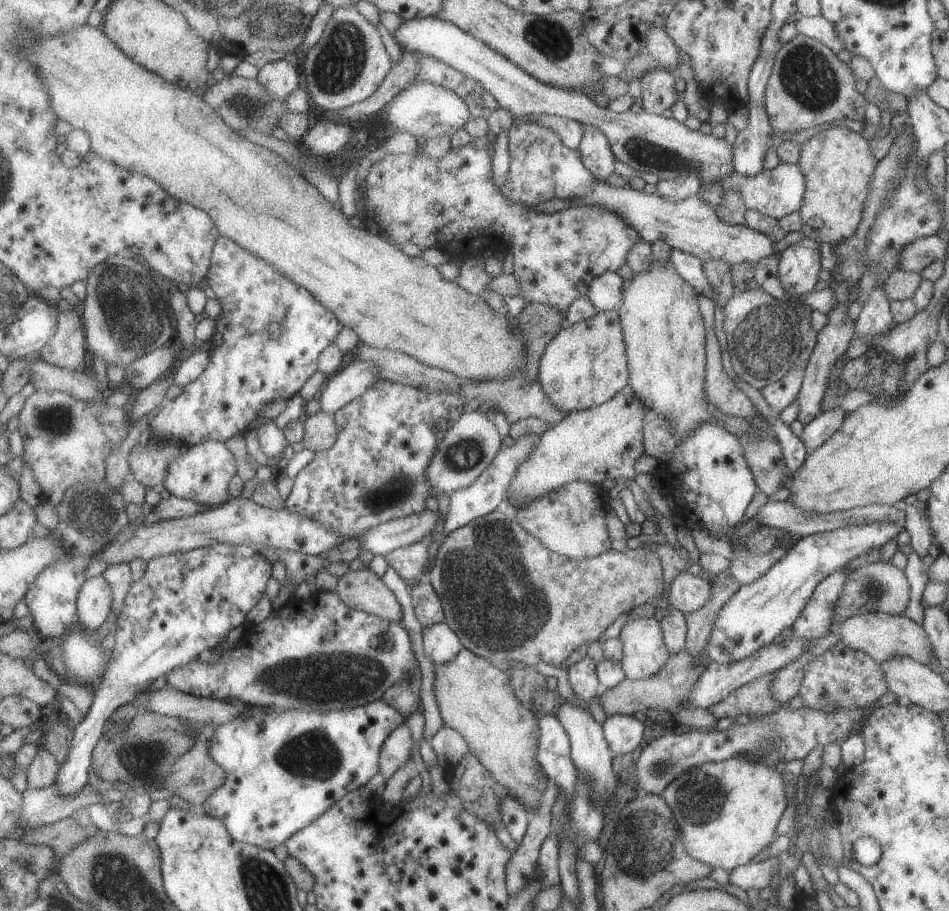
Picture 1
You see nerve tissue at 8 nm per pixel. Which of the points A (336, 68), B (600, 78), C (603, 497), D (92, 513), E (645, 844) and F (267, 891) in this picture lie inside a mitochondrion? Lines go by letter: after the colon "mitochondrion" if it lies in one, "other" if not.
A: mitochondrion
B: other
C: other
D: mitochondrion
E: mitochondrion
F: mitochondrion

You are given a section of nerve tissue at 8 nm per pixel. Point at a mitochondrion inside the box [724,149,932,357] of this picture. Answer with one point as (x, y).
(908, 212)

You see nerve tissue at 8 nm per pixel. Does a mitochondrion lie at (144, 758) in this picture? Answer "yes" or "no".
yes

